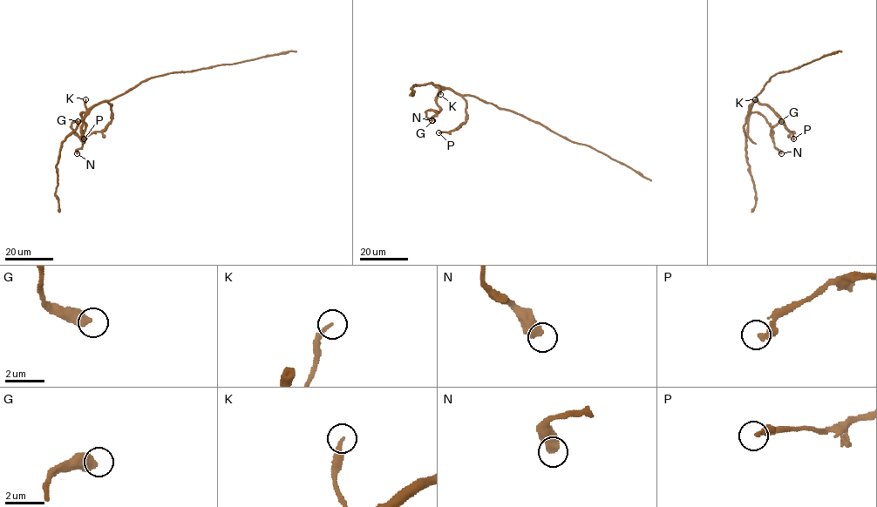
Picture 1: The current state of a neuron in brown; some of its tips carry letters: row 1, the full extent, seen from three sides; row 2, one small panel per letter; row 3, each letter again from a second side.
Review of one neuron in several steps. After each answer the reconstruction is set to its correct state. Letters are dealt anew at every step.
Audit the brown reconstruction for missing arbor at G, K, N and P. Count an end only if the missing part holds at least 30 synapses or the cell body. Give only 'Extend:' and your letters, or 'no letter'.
Extend: no letter

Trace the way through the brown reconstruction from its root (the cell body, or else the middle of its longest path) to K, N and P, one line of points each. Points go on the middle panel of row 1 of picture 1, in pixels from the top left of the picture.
K: (496, 106), (478, 98), (459, 95), (447, 88), (442, 90), (440, 94)
N: (496, 106), (478, 98), (459, 95), (442, 88), (436, 100), (439, 110), (431, 117), (431, 120)
P: (496, 106), (478, 98), (464, 96), (465, 120), (453, 130), (438, 132)

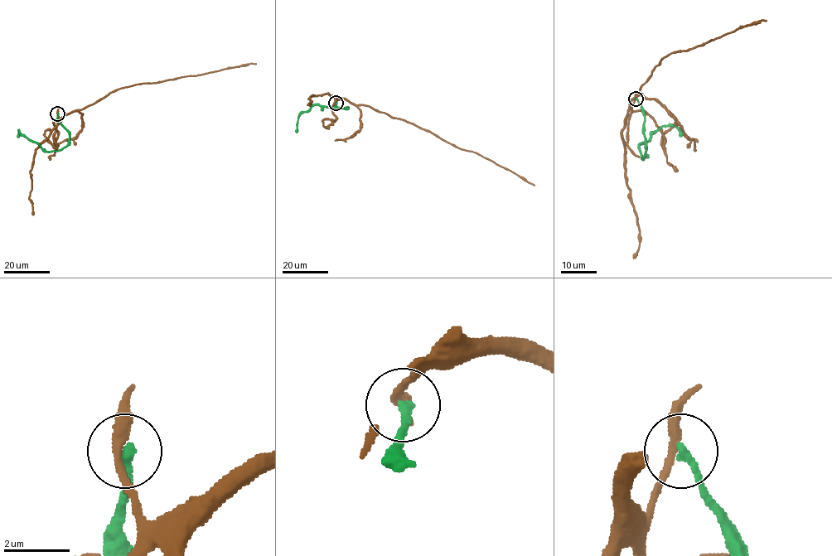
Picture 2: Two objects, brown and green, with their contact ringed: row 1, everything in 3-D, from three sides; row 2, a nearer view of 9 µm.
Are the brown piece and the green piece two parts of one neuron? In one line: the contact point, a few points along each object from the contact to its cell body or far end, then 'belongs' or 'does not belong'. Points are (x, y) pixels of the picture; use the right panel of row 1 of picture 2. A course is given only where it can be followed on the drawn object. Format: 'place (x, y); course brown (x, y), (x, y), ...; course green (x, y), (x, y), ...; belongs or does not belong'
place (636, 99); course brown (636, 99), (631, 106), (630, 103), (640, 94), (651, 72), (670, 53), (685, 51), (739, 26), (766, 21); course green (636, 99), (642, 112), (643, 159), (639, 145), (662, 127), (674, 127), (681, 137); does not belong

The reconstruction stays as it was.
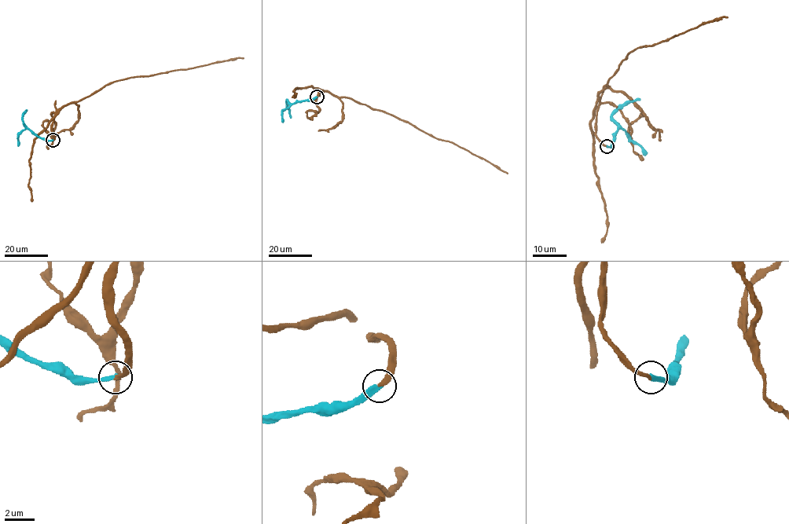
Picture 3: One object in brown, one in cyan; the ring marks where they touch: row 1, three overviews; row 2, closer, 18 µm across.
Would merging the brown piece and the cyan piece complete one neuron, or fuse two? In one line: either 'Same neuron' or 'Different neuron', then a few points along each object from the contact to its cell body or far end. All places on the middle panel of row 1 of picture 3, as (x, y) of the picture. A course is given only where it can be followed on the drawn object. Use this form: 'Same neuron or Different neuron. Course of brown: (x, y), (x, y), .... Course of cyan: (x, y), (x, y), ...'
Same neuron. Course of brown: (316, 97), (316, 89), (325, 90), (385, 111), (438, 139), (453, 142), (508, 174). Course of cyan: (316, 97), (291, 104), (287, 100), (291, 118)

